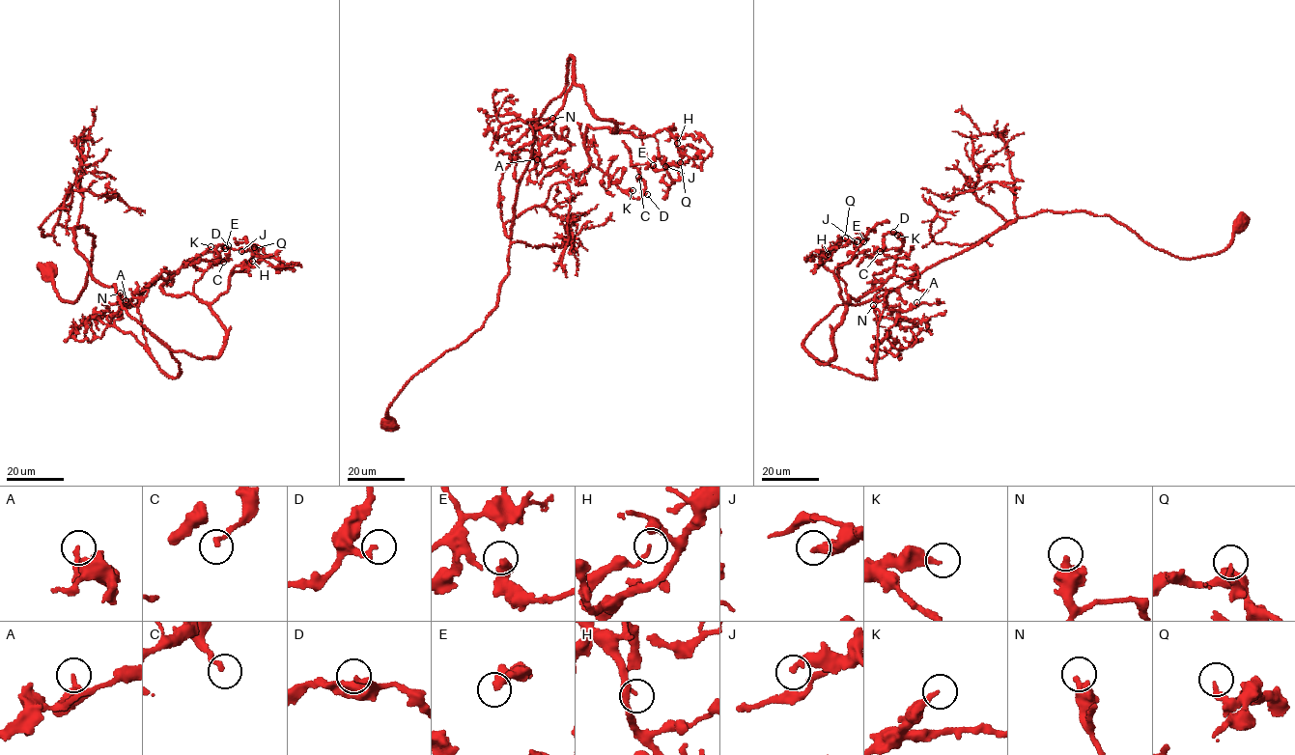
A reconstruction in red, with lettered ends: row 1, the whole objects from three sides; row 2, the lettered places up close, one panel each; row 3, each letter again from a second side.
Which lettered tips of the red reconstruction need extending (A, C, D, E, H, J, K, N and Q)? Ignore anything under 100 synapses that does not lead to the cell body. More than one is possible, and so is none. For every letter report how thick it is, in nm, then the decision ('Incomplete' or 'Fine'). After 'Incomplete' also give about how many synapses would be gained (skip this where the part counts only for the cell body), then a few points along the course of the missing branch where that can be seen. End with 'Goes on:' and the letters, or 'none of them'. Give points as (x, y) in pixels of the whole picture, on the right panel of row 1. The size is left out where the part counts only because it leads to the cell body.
A: Thickness 280 nm. Fine
C: Thickness 200 nm. Fine
D: Thickness 200 nm. Fine
E: Thickness 480 nm. Fine
H: Thickness 170 nm. Fine
J: Thickness 240 nm. Fine
K: Thickness 260 nm. Fine
N: Thickness 400 nm. Fine
Q: Thickness 190 nm. Fine
Goes on: none of them

